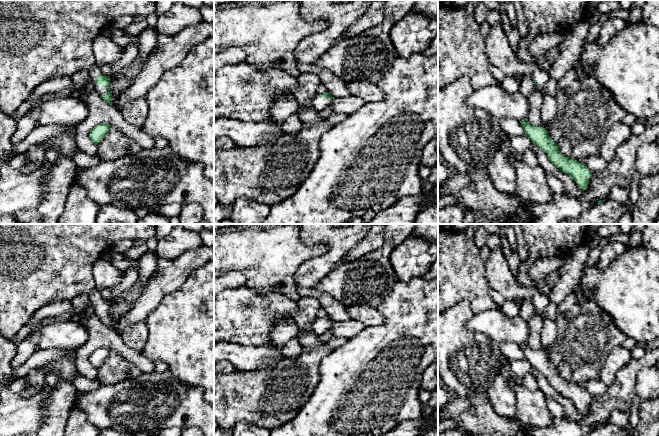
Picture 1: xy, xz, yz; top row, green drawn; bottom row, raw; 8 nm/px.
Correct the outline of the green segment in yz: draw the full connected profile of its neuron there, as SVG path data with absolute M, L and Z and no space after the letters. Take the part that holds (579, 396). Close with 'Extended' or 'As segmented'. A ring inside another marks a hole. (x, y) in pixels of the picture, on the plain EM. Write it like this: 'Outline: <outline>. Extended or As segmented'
Outline: M523 343L520 347L525 355L525 359L533 368L537 369L547 378L550 385L557 392L571 400L580 413L588 412L592 397L585 388L563 379L558 369L543 351L531 349L528 343Z. As segmented

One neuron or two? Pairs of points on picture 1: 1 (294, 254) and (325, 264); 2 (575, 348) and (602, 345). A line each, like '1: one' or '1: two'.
1: two
2: one

